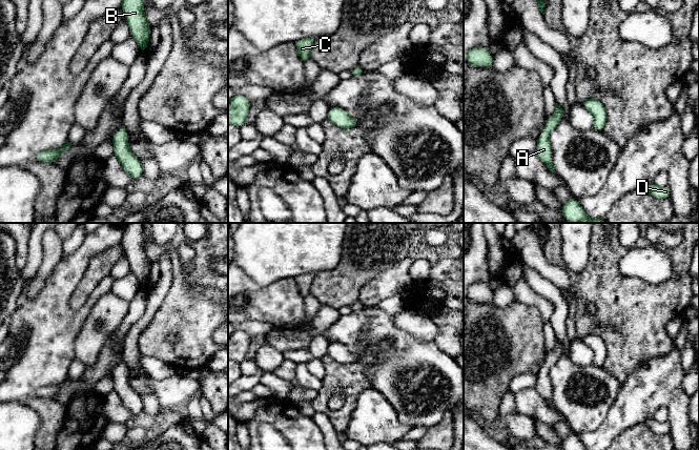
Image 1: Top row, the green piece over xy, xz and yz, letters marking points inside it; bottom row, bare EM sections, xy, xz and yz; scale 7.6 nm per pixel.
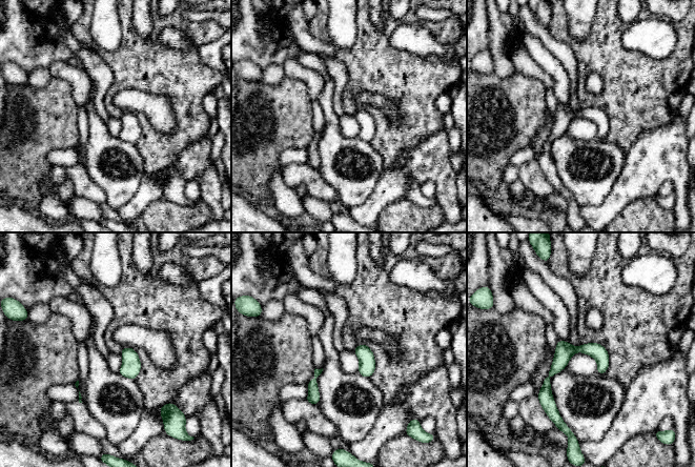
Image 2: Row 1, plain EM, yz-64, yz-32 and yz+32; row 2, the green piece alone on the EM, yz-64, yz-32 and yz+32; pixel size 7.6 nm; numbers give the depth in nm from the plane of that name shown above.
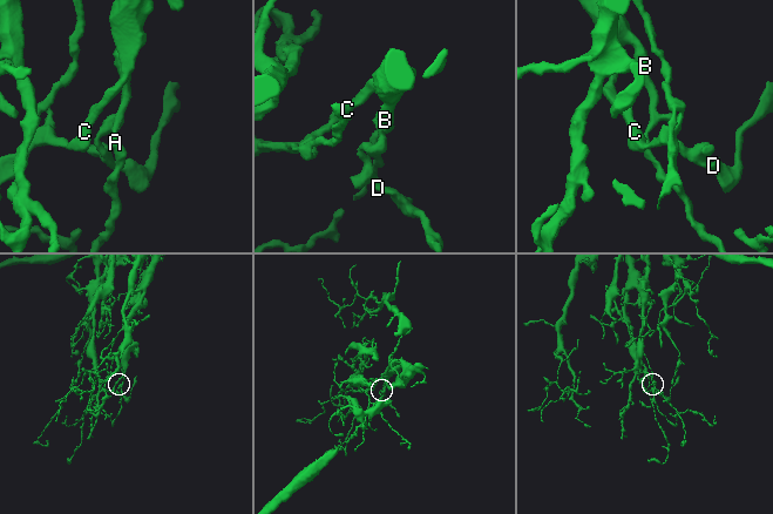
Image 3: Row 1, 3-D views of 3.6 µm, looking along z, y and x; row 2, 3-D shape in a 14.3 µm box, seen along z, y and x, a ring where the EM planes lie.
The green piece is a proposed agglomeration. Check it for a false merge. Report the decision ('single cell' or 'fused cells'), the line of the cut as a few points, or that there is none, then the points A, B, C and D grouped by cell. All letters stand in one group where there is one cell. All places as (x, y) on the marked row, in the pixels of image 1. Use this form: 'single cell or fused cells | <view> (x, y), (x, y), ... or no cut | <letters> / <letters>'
single cell | no cut | A B C D

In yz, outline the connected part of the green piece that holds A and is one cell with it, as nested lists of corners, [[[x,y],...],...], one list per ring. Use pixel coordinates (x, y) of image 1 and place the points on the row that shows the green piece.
[[[556,103],[555,112],[547,119],[544,131],[537,138],[537,148],[535,155],[537,159],[542,161],[550,171],[556,173],[552,163],[552,150],[549,141],[549,134],[558,125],[559,121],[563,118],[563,109]]]

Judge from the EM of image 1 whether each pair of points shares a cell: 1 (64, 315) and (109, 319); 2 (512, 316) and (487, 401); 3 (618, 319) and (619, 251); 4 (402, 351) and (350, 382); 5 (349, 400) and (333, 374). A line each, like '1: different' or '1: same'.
1: different
2: same
3: same
4: different
5: same

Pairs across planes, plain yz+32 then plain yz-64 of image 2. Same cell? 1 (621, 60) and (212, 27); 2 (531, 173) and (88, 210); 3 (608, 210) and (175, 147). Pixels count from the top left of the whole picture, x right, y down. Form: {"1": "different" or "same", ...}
{"1": "same", "2": "different", "3": "different"}

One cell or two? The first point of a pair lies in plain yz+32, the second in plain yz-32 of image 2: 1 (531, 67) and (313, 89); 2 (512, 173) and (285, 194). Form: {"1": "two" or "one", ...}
{"1": "one", "2": "one"}

